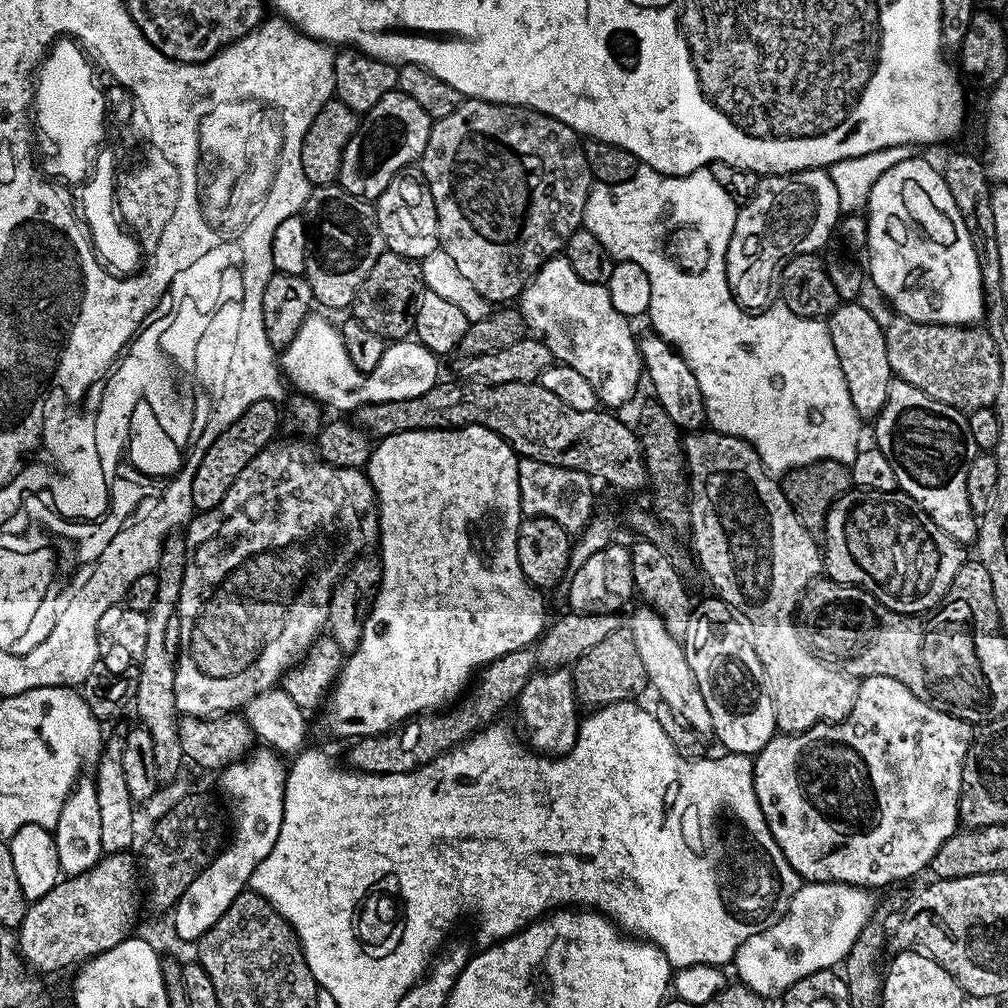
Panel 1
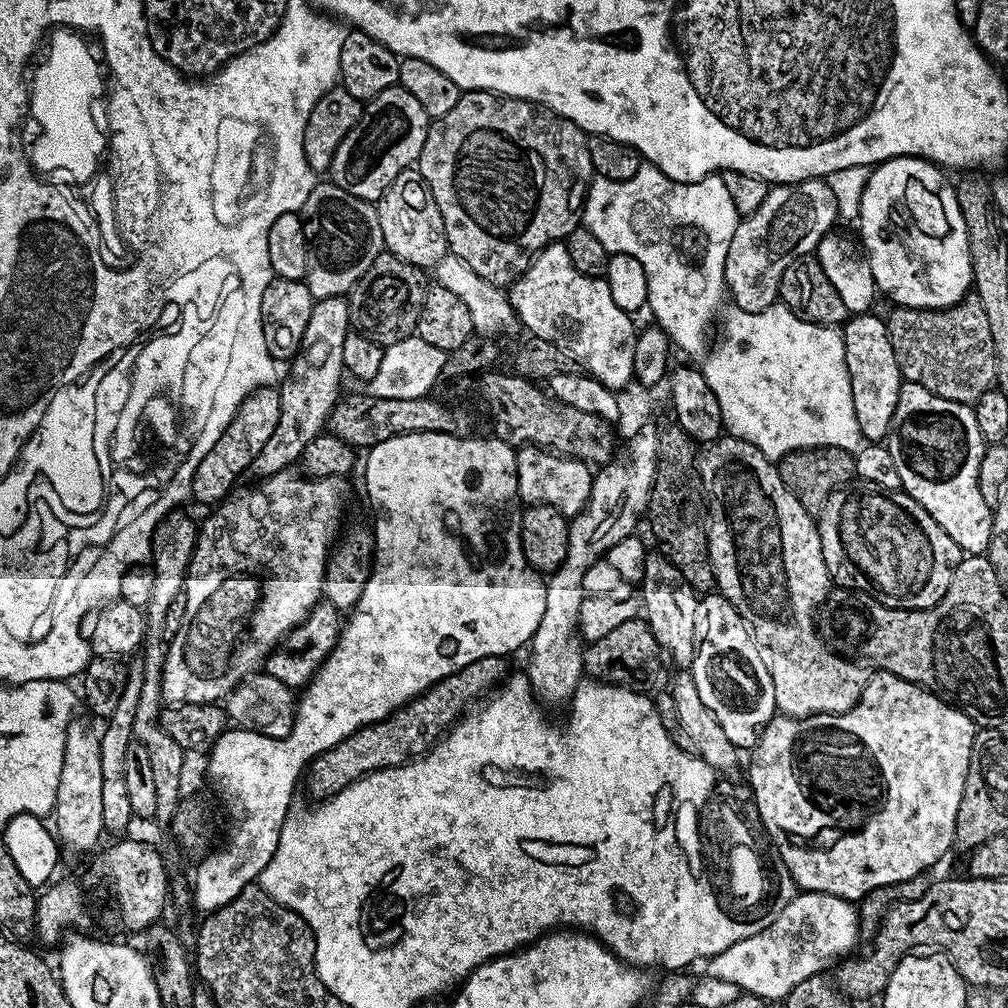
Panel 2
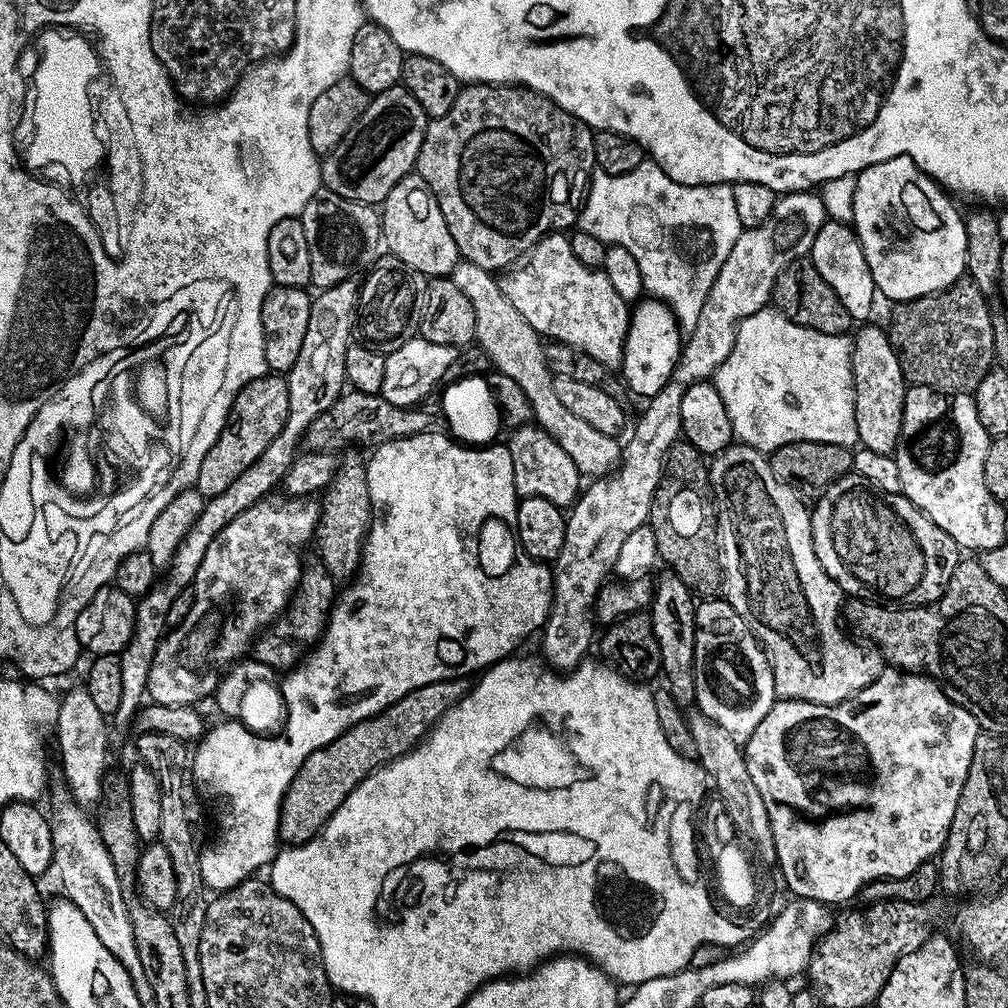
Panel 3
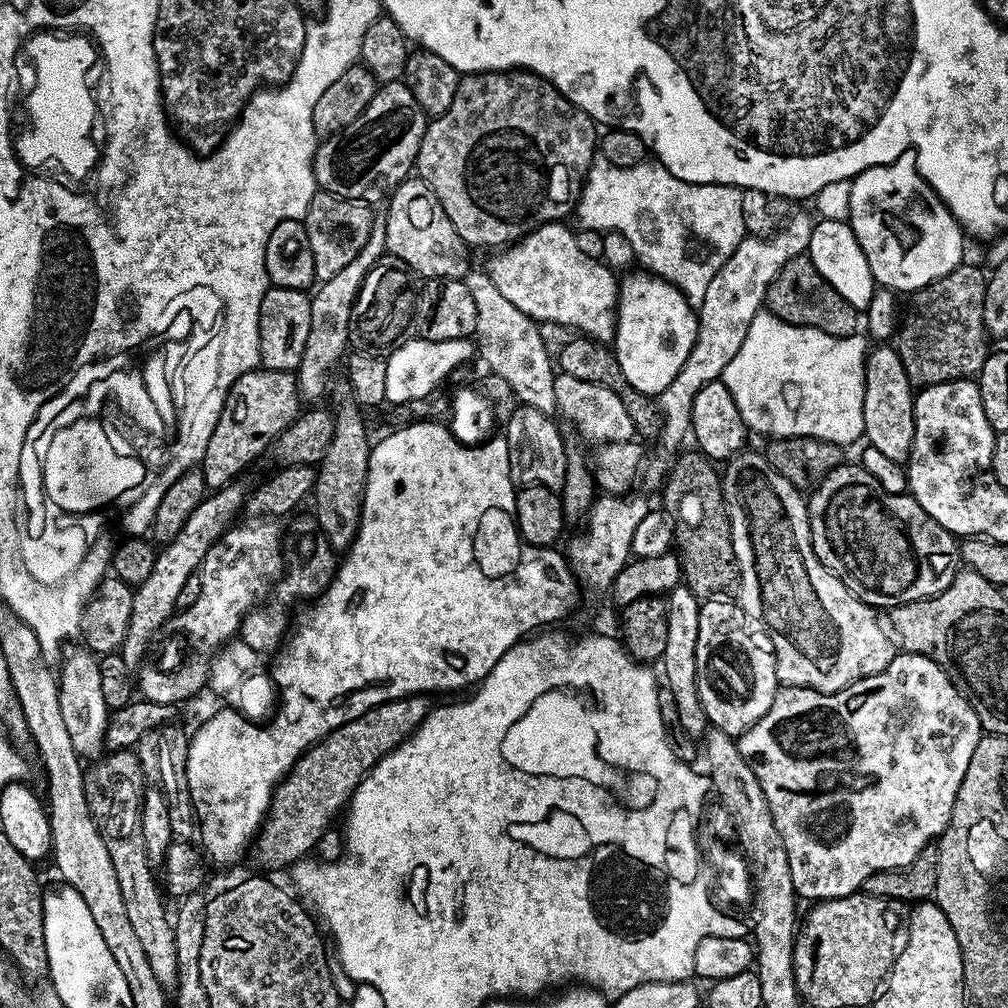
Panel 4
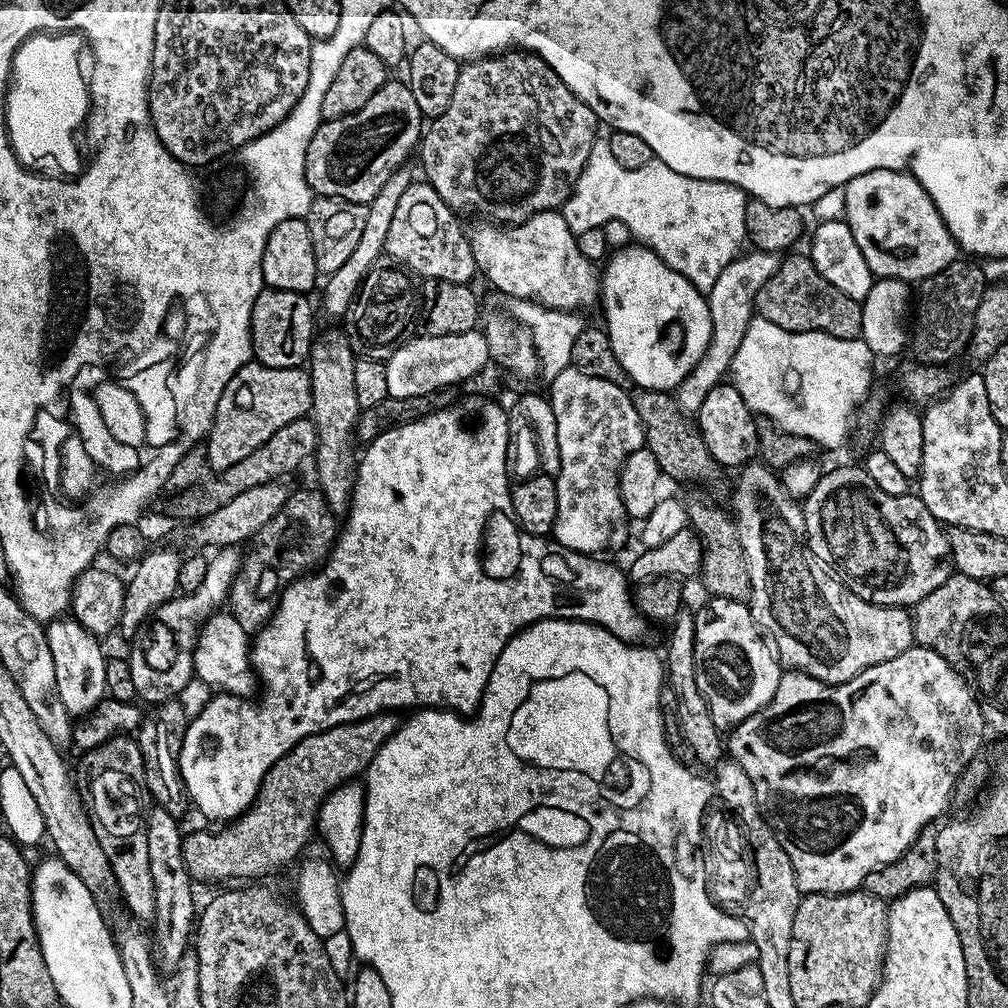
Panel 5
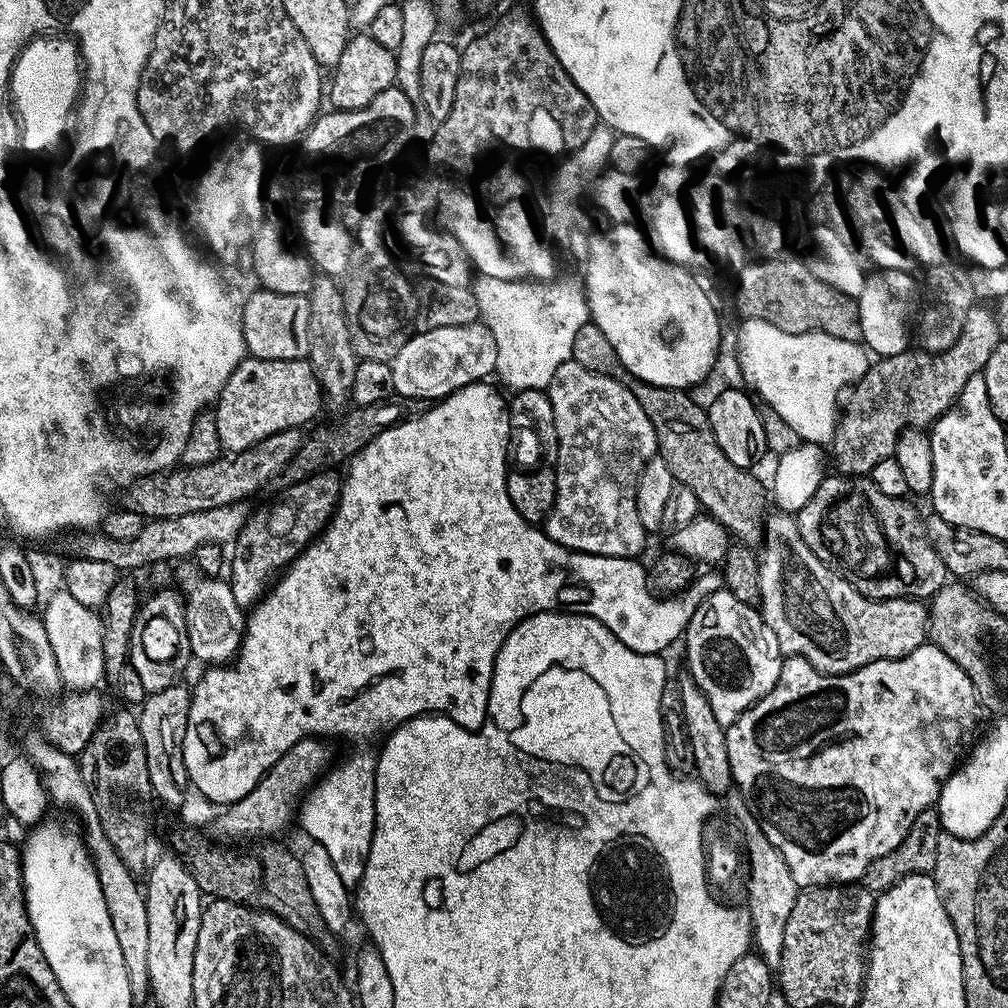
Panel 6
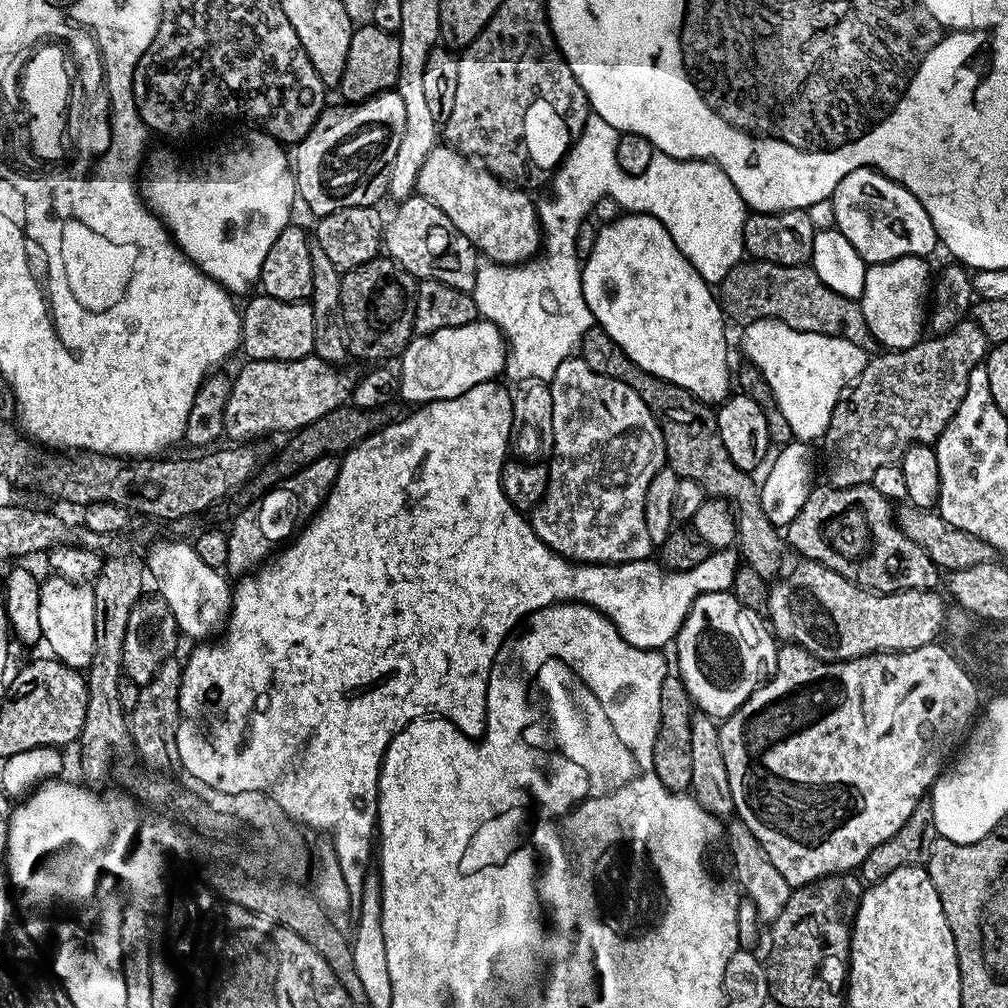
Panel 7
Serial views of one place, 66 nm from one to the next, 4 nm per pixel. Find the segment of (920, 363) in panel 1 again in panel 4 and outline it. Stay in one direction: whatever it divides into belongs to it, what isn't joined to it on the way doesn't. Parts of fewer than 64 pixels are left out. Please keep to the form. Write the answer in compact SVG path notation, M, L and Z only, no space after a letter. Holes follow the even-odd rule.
M962 262L950 274L911 293L908 309L898 320L894 347L908 379L916 386L966 380L982 370L990 351L990 337L984 329L986 272L979 264Z

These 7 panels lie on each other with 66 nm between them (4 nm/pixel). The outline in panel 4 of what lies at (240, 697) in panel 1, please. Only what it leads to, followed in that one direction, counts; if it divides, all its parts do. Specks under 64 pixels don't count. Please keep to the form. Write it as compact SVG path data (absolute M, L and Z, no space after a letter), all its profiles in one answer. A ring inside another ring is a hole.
M244 522L241 528L228 528L221 539L210 546L198 571L202 592L197 602L180 616L181 620L176 624L180 633L168 644L172 660L164 668L143 669L144 681L138 684L139 691L140 688L144 691L141 692L143 699L180 706L183 700L205 691L217 653L231 636L239 633L244 616L273 591L285 571L286 551L276 524L279 523Z

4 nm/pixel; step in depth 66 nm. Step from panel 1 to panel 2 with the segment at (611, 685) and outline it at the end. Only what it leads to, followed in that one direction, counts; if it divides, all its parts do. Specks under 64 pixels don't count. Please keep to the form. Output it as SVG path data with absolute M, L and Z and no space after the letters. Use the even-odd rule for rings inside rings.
M641 617L627 619L617 629L610 630L605 637L591 641L584 650L584 671L593 681L602 684L616 684L619 688L630 688L633 690L647 689L647 684L656 676L660 668L662 656L659 644L653 638L646 620Z

